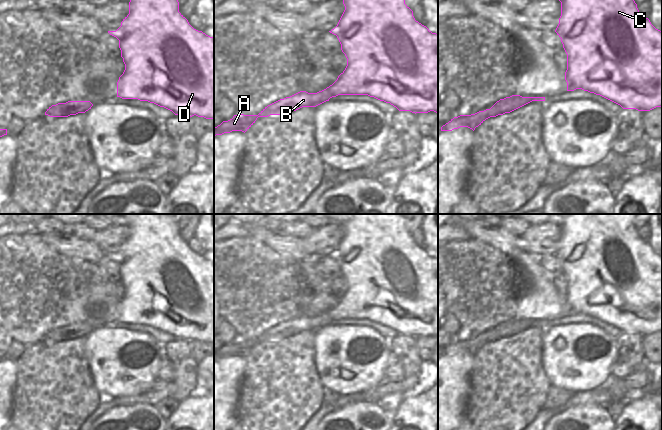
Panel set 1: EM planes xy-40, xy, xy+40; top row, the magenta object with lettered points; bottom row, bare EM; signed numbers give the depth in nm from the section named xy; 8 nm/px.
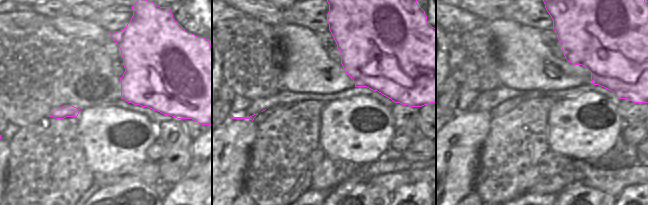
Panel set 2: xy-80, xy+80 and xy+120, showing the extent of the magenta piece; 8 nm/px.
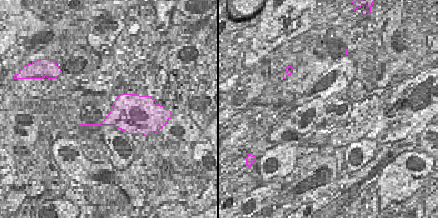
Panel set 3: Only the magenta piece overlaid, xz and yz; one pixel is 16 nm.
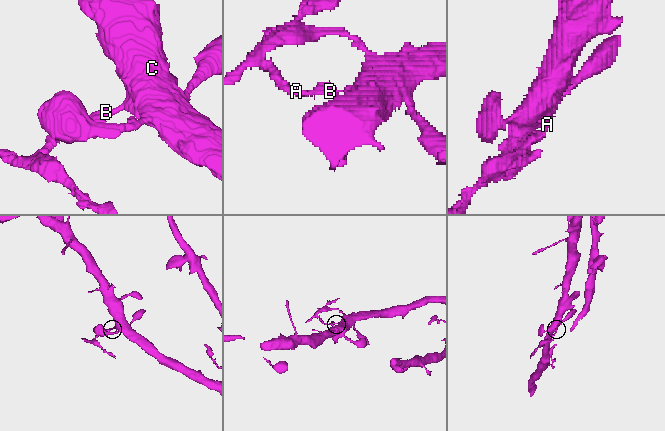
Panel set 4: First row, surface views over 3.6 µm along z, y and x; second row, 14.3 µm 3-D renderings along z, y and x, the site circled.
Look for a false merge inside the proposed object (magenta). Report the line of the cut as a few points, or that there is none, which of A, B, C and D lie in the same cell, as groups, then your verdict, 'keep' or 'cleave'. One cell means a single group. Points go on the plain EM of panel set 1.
cut xy (317, 316), (326, 316), (329, 322); groups A B / C D; cleave

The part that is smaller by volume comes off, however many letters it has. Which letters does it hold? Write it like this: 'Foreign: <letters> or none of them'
Foreign: A, B

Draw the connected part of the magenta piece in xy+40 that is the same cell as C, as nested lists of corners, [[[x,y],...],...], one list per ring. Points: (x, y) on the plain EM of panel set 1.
[[[561,214],[557,222],[561,226],[561,240],[555,256],[561,262],[567,278],[567,294],[565,296],[567,315],[582,313],[600,319],[620,329],[623,333],[650,335],[656,331],[662,331],[662,255],[656,253],[650,244],[639,236],[631,214]]]

